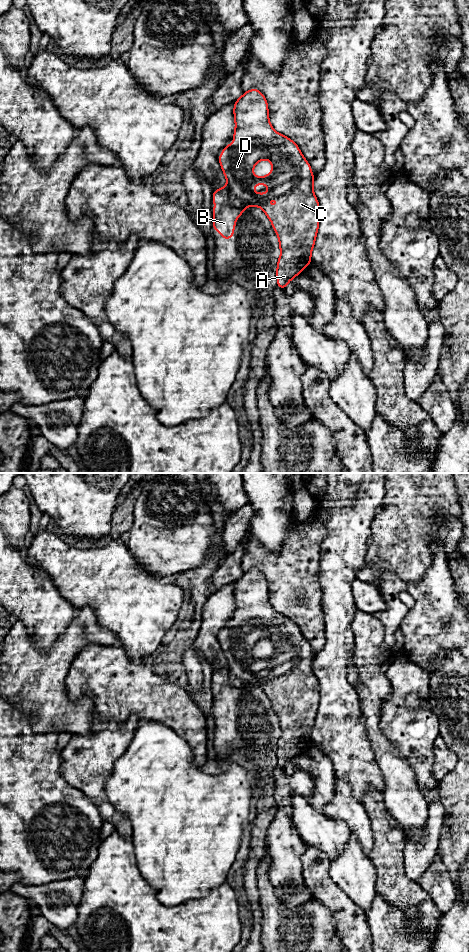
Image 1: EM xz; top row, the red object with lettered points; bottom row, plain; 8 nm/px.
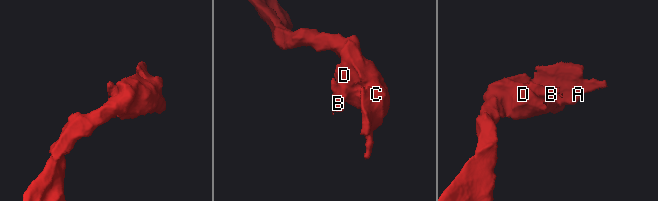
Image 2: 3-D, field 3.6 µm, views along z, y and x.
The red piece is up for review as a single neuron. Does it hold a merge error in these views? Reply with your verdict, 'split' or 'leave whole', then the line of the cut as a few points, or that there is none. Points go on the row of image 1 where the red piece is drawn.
split; cut xz (226, 185), (229, 189), (229, 201), (234, 205), (244, 208)

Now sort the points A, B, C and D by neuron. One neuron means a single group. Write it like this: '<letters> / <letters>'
A C D / B

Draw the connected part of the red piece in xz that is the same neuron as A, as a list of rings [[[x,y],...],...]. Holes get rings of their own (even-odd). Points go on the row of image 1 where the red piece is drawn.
[[[256,88],[244,92],[234,102],[234,142],[227,144],[218,161],[230,189],[230,203],[237,207],[260,207],[272,223],[279,239],[281,255],[277,261],[277,286],[283,291],[286,285],[298,276],[310,263],[311,253],[319,228],[320,206],[314,194],[314,174],[298,145],[290,138],[276,132],[269,122],[268,102]],[[261,160],[269,160],[272,171],[267,176],[253,174],[254,166]],[[266,183],[268,194],[254,193],[254,186]],[[278,199],[277,206],[265,206],[266,202]]]

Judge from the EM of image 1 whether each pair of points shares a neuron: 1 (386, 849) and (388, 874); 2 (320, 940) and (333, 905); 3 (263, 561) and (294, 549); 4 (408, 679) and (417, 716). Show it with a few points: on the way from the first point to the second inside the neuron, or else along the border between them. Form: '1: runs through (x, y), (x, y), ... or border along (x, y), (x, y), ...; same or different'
1: runs through (387, 855), (388, 868); same
2: border along (314, 898), (332, 914), (335, 929), (339, 934); different
3: runs through (271, 561), (282, 561), (286, 557); same
4: runs through (402, 689), (402, 705), (407, 710); same

